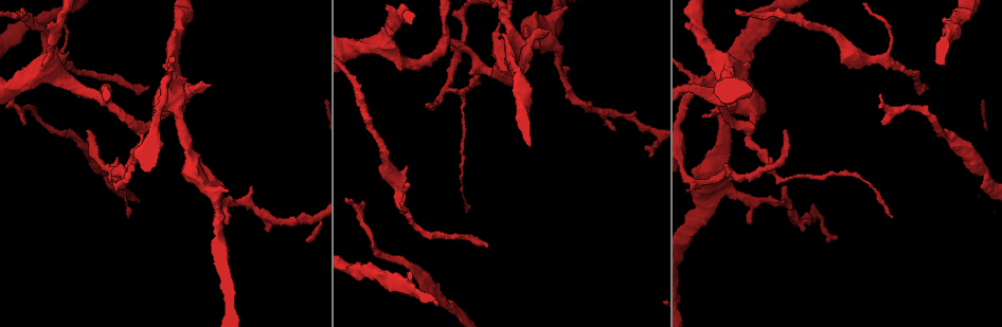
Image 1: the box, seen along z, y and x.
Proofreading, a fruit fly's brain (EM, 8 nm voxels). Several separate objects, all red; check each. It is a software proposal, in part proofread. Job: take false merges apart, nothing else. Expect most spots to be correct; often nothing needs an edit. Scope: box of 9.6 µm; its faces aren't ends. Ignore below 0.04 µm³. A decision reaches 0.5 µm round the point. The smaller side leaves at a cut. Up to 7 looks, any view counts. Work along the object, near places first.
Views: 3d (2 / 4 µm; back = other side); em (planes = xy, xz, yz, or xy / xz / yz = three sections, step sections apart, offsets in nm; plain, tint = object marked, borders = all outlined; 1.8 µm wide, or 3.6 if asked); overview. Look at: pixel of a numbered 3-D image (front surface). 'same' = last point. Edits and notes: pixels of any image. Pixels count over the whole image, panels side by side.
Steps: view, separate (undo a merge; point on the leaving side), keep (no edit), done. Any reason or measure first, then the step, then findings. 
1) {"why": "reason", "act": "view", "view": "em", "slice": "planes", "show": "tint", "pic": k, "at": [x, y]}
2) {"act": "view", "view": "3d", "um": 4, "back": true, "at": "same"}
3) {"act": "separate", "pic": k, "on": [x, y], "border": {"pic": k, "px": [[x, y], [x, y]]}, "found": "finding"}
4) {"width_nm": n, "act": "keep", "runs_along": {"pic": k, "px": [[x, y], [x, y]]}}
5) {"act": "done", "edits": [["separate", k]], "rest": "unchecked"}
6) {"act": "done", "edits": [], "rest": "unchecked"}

{"why": "abrupt turn", "act": "view", "view": "3d", "um": 2, "back": true, "pic": 1, "at": [107, 168]}

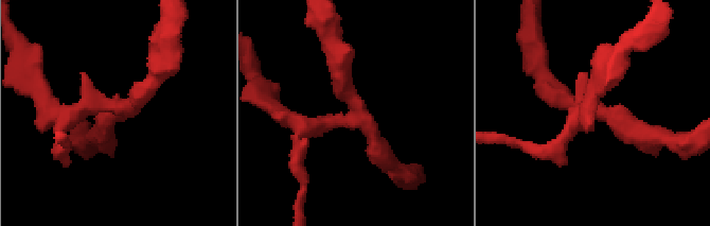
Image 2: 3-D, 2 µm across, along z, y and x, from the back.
{"act": "view", "view": "em", "slice": "xz", "step": 8, "show": "tint", "pic": 2, "at": [354, 114]}

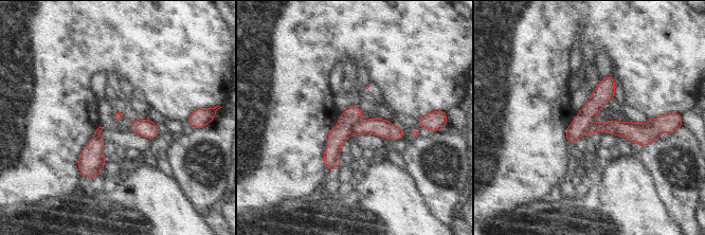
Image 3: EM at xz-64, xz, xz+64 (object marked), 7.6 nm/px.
{"act": "view", "view": "em", "slice": "yz", "step": 16, "show": "tint", "at": "same"}

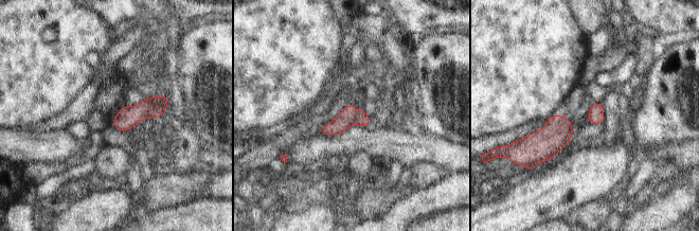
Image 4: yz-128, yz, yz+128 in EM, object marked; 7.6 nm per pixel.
{"act": "separate", "pic": 4, "on": [362, 119], "border": {"pic": 4, "px": [[357, 111], [357, 120], [355, 122]]}, "found": "two neurons meet here"}

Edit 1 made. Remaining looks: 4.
{"act": "view", "view": "overview"}

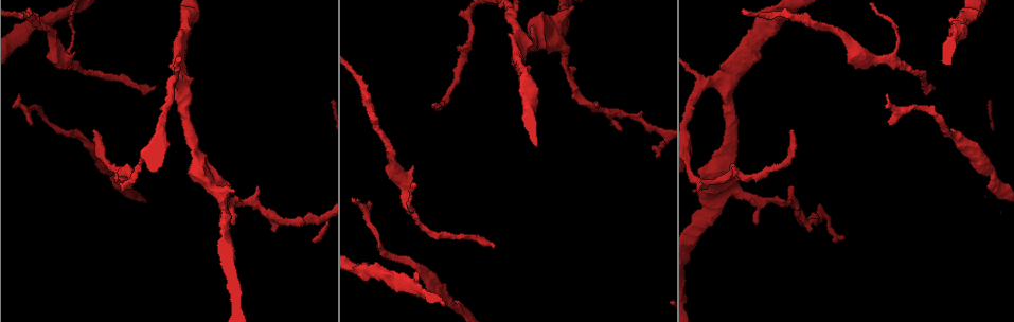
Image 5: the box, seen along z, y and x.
{"why": "abrupt turn", "act": "view", "view": "em", "slice": "planes", "show": "plain", "pic": 5, "at": [723, 86]}

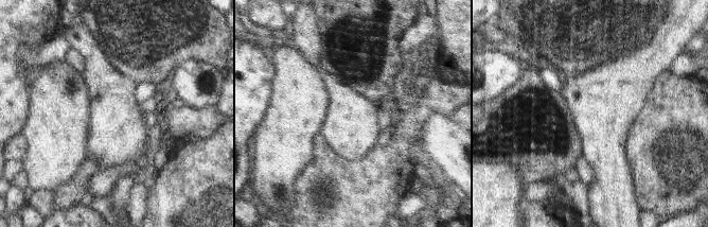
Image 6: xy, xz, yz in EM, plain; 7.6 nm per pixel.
{"why": "with the object marked", "act": "view", "view": "em", "slice": "planes", "show": "tint", "at": "same"}

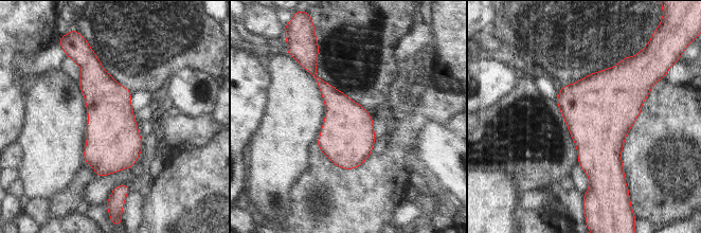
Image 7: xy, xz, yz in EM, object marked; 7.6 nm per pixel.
{"act": "keep", "found": "all the same neuron"}

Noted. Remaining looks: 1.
{"act": "done", "edits": [["separate", 4]], "rest": "unchecked"}

